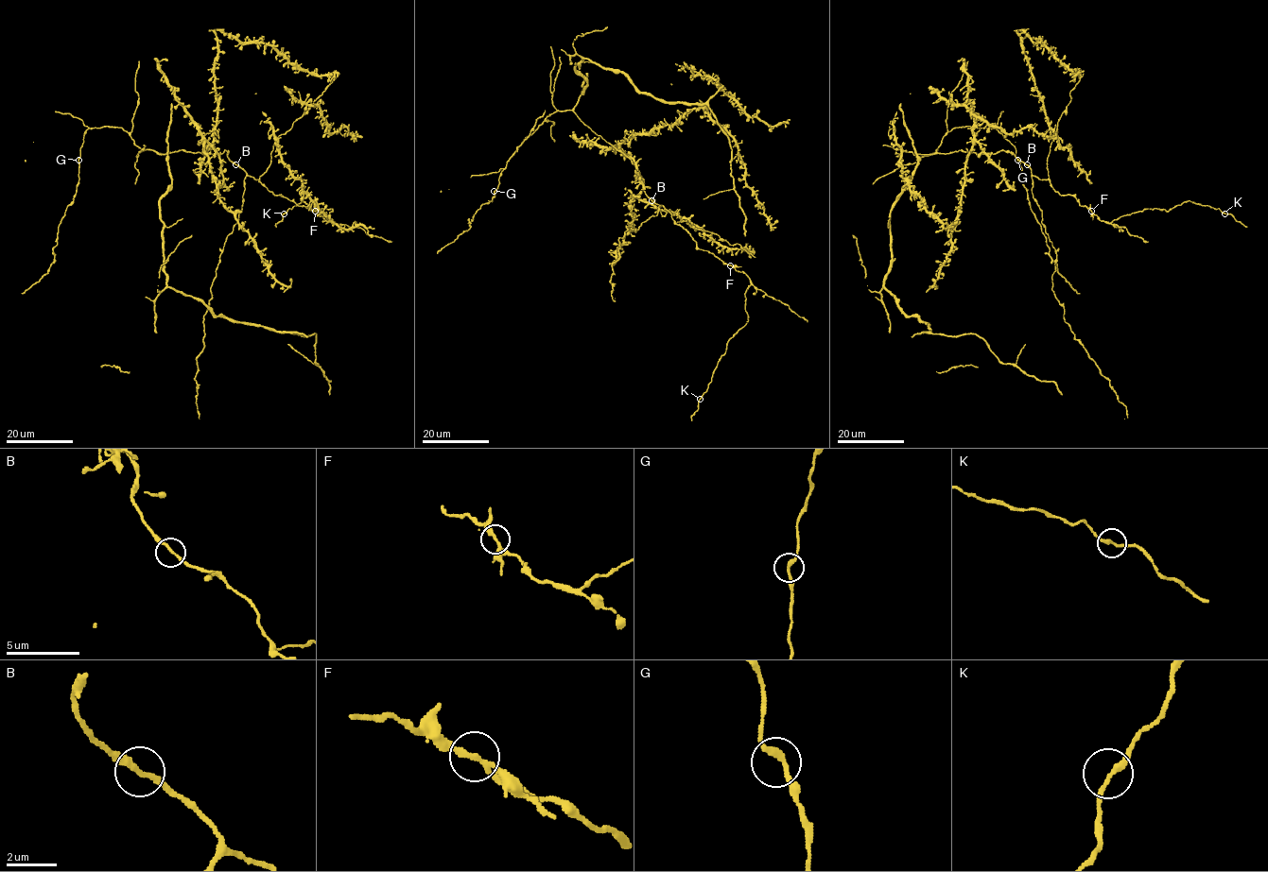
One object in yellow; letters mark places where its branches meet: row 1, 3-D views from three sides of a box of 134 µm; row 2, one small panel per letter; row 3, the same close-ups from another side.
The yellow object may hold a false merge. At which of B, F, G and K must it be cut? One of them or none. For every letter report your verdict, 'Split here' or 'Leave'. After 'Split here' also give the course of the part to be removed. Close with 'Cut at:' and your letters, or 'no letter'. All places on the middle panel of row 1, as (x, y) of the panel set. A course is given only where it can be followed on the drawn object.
B: Leave
F: Split here. Course of the part to remove: (730, 265), (741, 266)
G: Leave
K: Leave
Cut at: F

